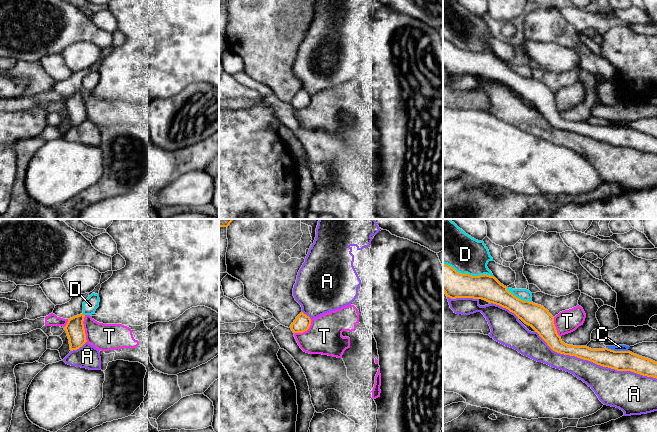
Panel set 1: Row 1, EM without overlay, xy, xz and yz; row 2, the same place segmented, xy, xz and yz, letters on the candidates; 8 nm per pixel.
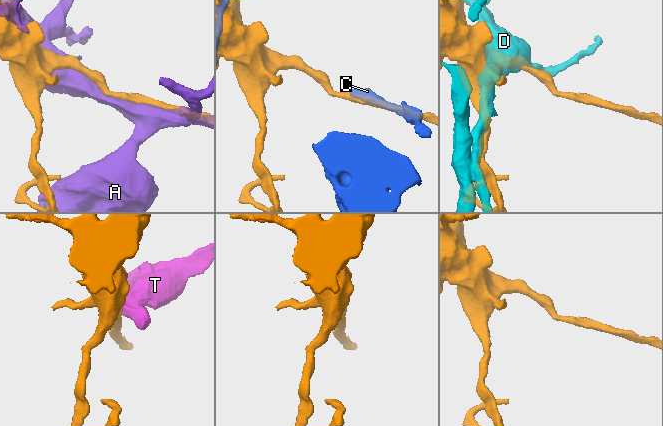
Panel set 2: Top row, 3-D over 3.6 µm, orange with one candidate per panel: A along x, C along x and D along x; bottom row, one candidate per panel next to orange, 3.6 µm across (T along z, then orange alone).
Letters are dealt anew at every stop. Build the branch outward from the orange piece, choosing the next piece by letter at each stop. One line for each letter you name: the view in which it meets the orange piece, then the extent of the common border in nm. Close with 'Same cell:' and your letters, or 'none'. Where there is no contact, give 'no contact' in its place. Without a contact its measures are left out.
Same cell: none

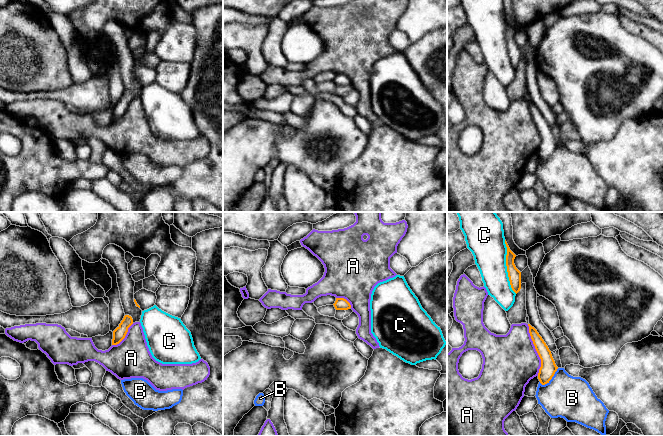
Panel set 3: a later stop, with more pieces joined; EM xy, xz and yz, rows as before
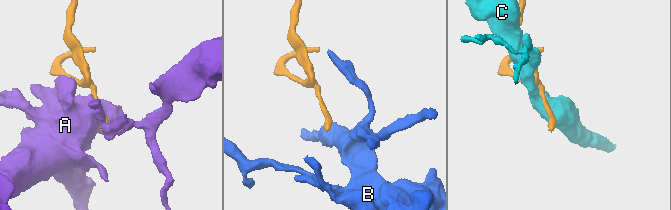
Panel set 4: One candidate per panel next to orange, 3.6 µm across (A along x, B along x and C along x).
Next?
Same cell: none

